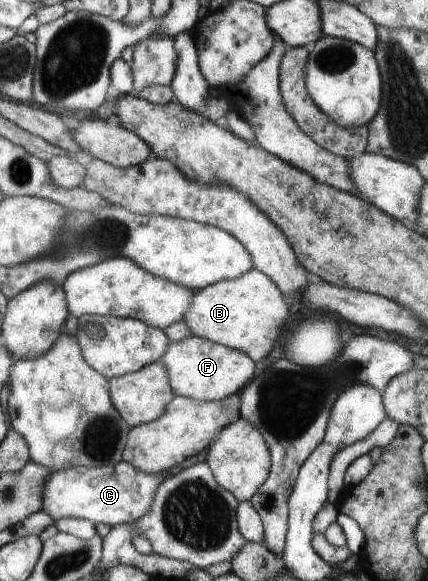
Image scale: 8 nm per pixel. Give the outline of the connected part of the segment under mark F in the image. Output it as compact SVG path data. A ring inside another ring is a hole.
M188 336L180 341L171 341L166 353L160 358L169 373L169 383L175 396L194 398L201 402L223 400L237 394L253 377L255 363L241 350L230 349L198 336Z

